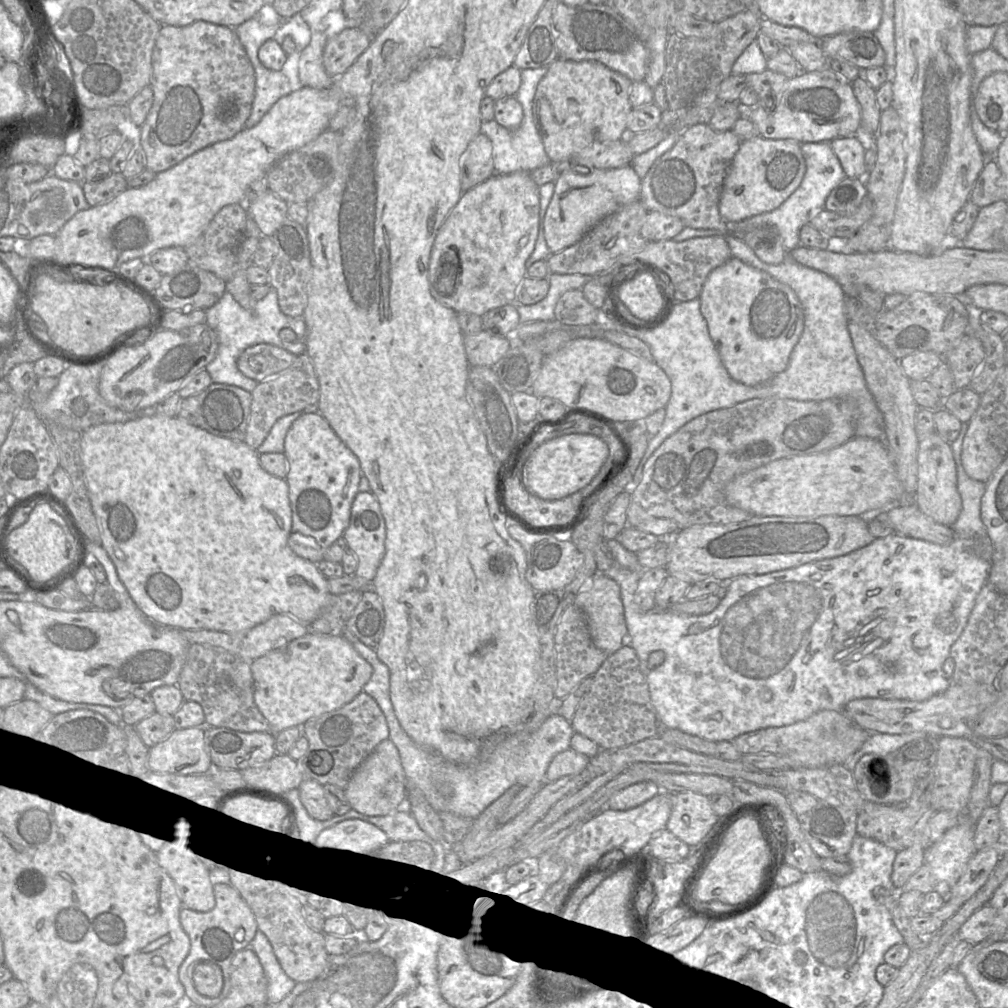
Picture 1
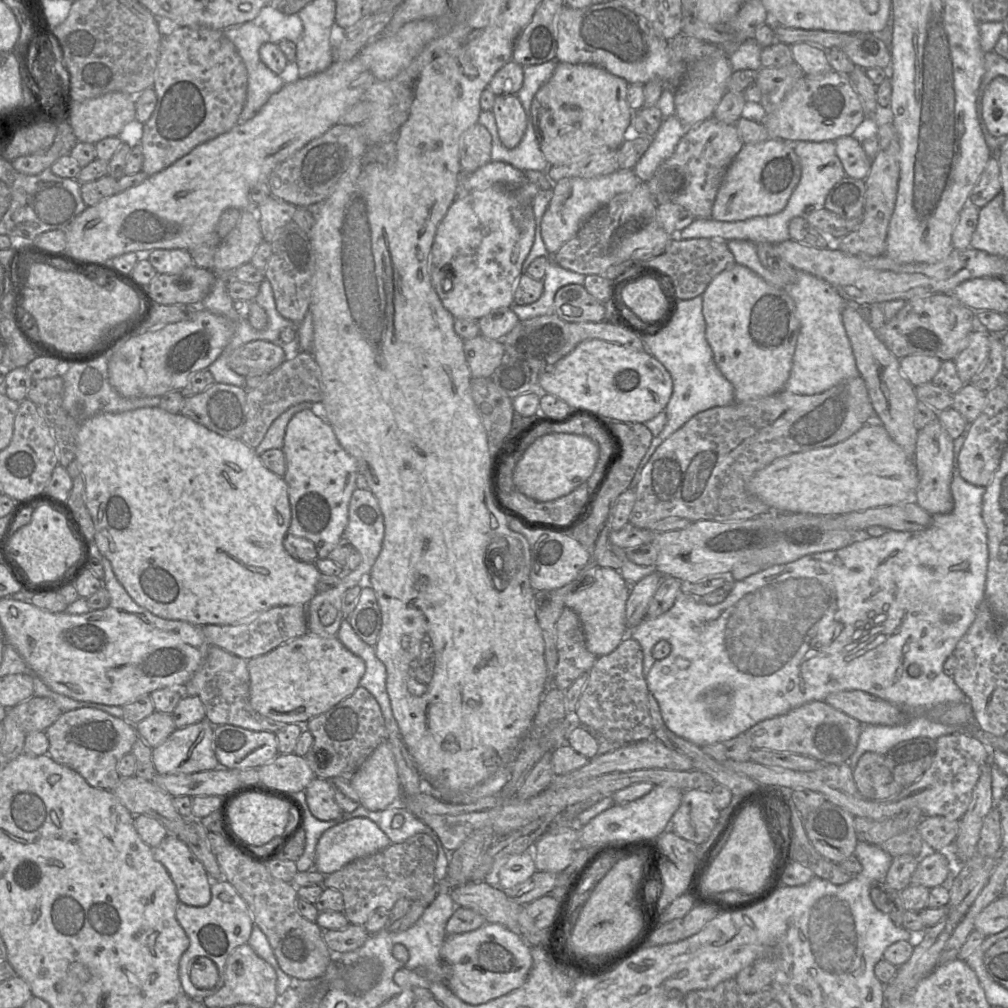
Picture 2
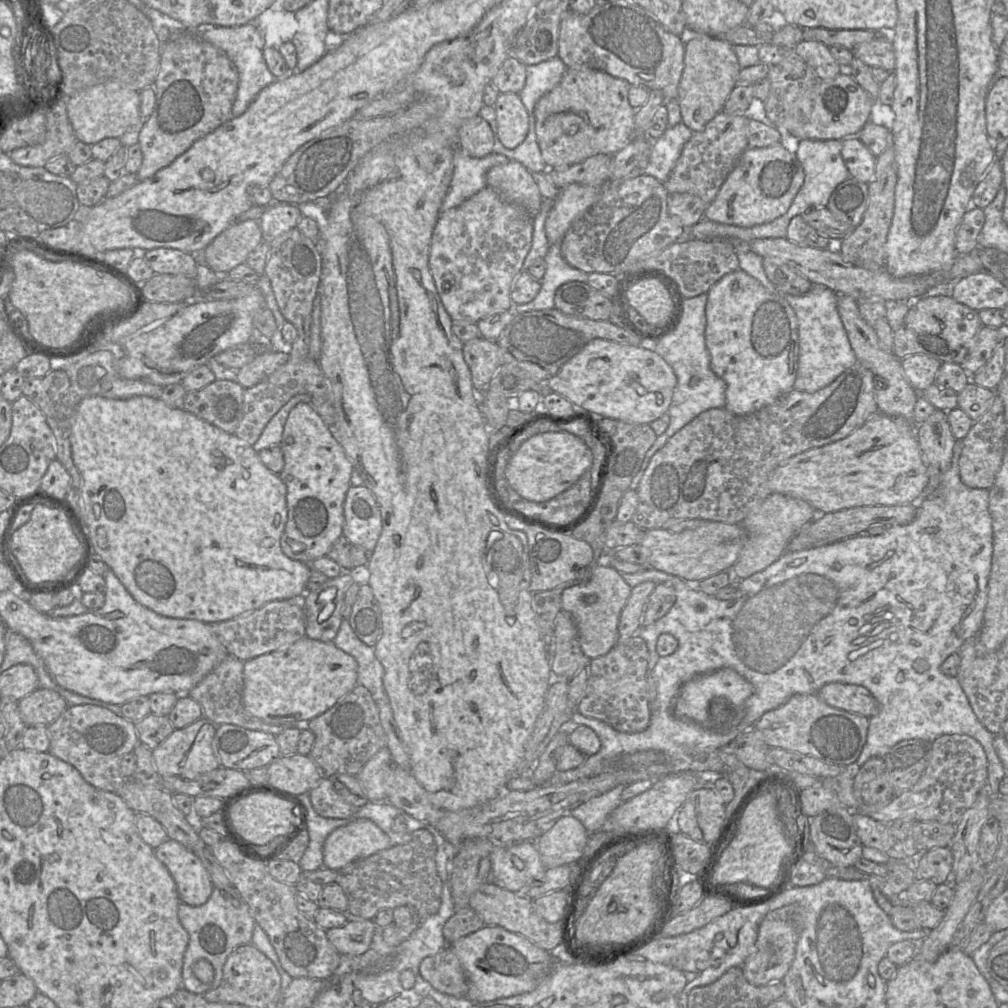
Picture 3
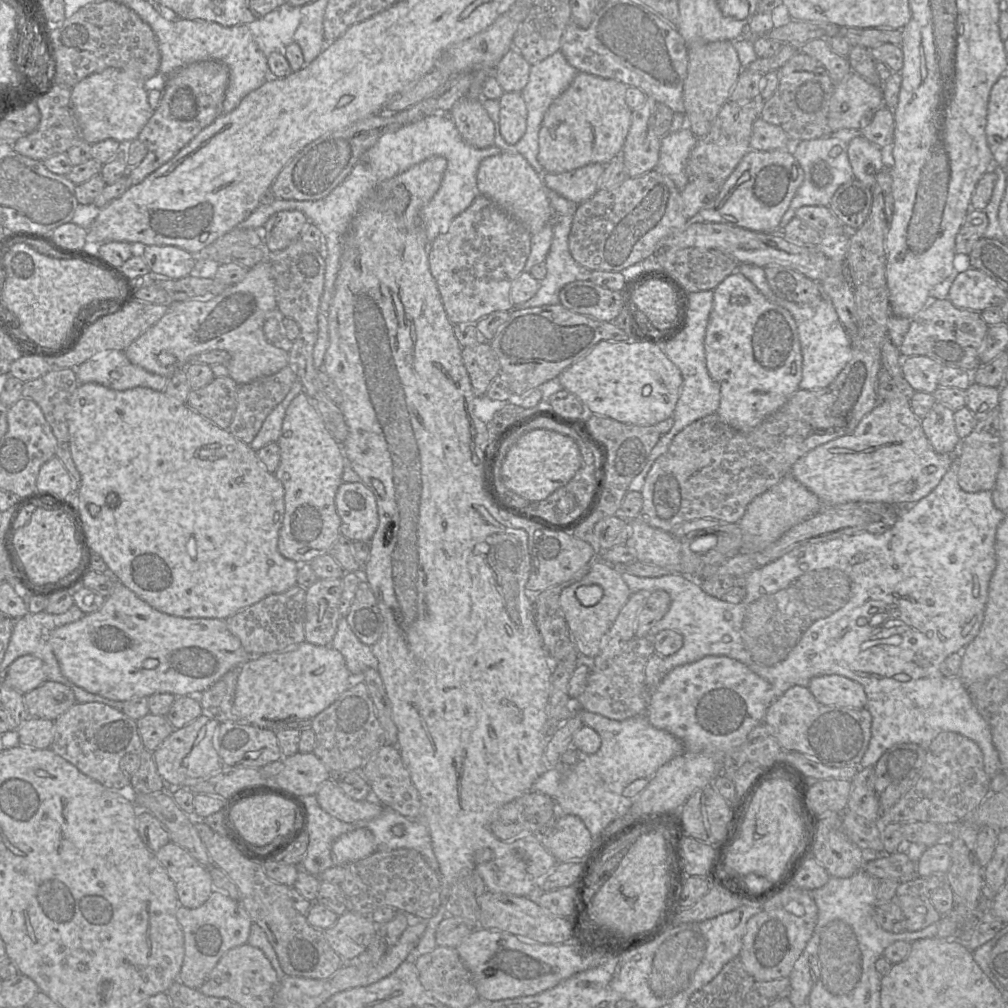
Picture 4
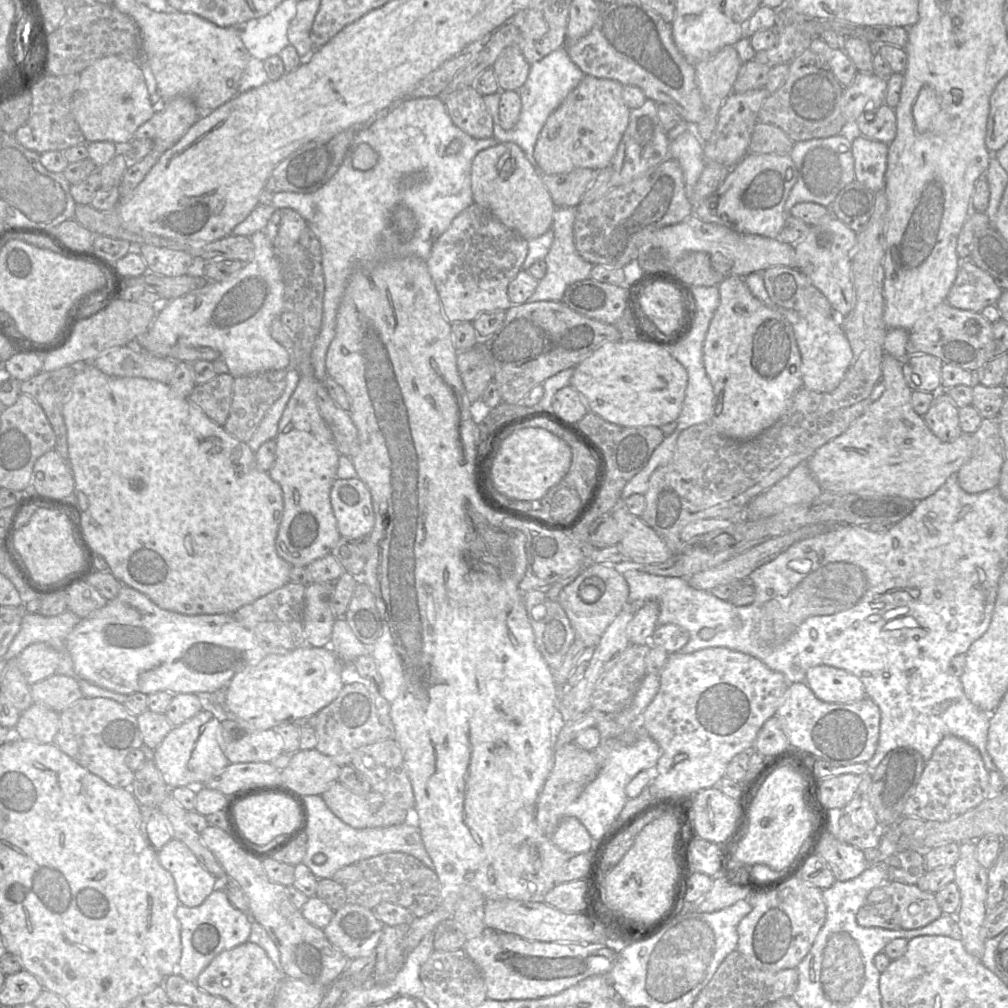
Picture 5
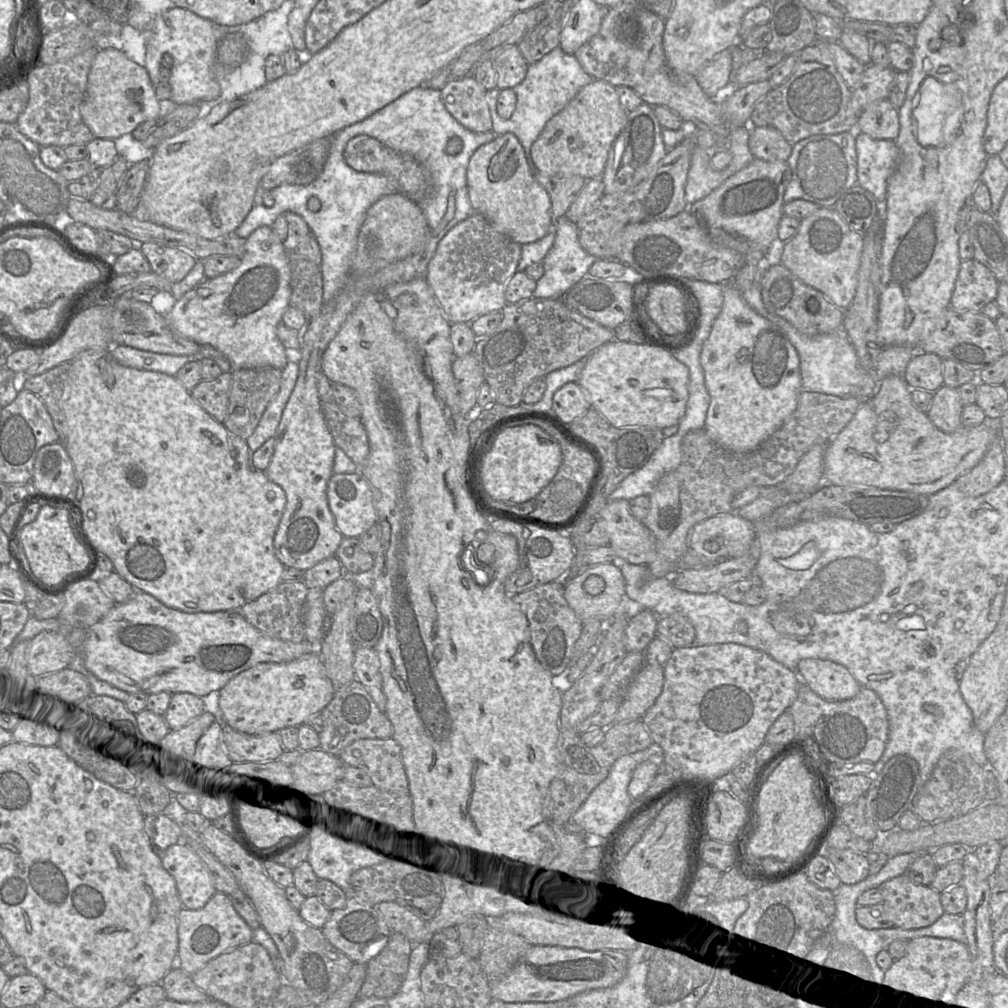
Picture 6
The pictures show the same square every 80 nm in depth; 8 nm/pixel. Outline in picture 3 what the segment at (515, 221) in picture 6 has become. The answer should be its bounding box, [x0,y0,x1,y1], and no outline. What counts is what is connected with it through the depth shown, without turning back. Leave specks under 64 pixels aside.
[486,160,543,216]

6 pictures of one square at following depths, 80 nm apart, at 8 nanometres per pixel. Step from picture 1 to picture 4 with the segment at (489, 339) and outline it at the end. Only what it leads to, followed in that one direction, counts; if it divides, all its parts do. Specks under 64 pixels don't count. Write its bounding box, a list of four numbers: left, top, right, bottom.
[462,342,500,397]

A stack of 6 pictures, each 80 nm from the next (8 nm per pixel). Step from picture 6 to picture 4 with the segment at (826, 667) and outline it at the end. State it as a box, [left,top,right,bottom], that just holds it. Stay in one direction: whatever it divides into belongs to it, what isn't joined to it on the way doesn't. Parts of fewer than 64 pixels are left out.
[808,675,867,708]

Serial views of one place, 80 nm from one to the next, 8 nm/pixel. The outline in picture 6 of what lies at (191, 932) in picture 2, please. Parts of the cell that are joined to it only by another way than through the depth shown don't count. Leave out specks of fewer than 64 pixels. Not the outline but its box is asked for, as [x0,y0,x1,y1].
[176,891,253,975]

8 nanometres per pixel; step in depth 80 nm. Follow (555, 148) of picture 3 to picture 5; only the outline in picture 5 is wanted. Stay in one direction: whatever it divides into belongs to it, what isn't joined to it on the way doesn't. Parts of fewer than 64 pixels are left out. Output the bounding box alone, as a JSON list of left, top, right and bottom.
[534,75,631,174]

